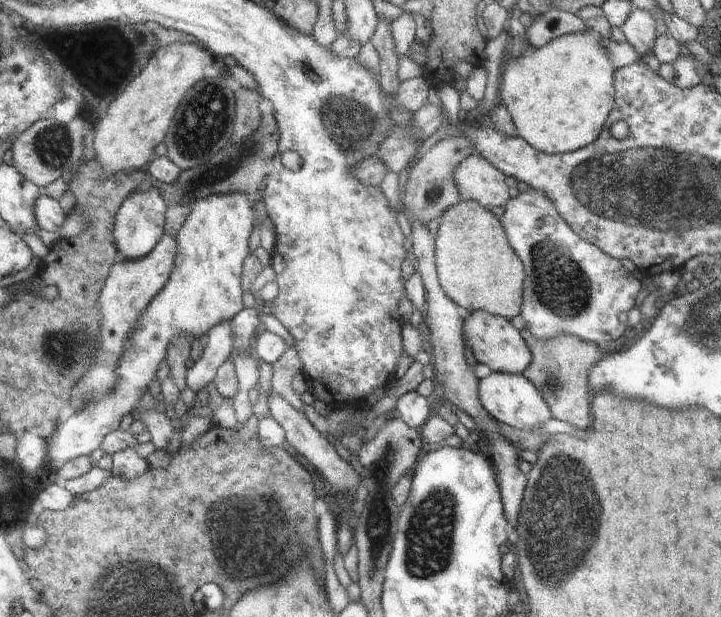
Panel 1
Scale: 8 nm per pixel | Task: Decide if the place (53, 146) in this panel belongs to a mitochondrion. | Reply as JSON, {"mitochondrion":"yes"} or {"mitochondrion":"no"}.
{"mitochondrion":"yes"}

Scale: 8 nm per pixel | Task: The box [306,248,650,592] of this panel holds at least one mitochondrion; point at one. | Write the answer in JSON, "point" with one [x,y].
{"point":[430,537]}

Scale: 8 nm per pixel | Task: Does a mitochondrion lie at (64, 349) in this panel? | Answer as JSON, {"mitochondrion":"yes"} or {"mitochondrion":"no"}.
{"mitochondrion":"yes"}

